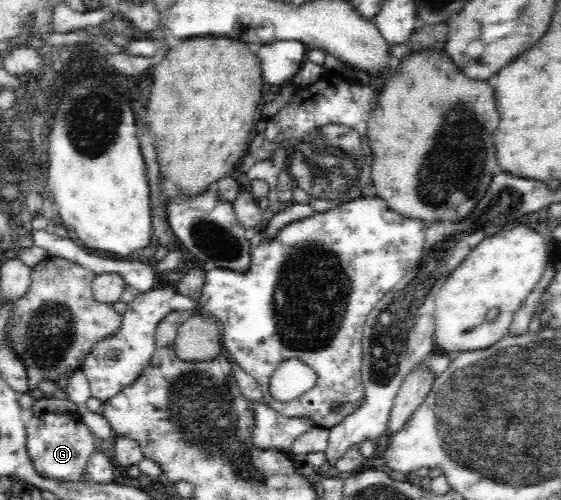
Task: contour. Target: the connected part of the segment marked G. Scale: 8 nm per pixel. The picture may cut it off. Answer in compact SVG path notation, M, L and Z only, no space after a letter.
M46 414L32 417L26 424L27 453L36 474L42 478L52 478L60 484L86 484L86 466L95 451L91 430L77 415L69 418Z

